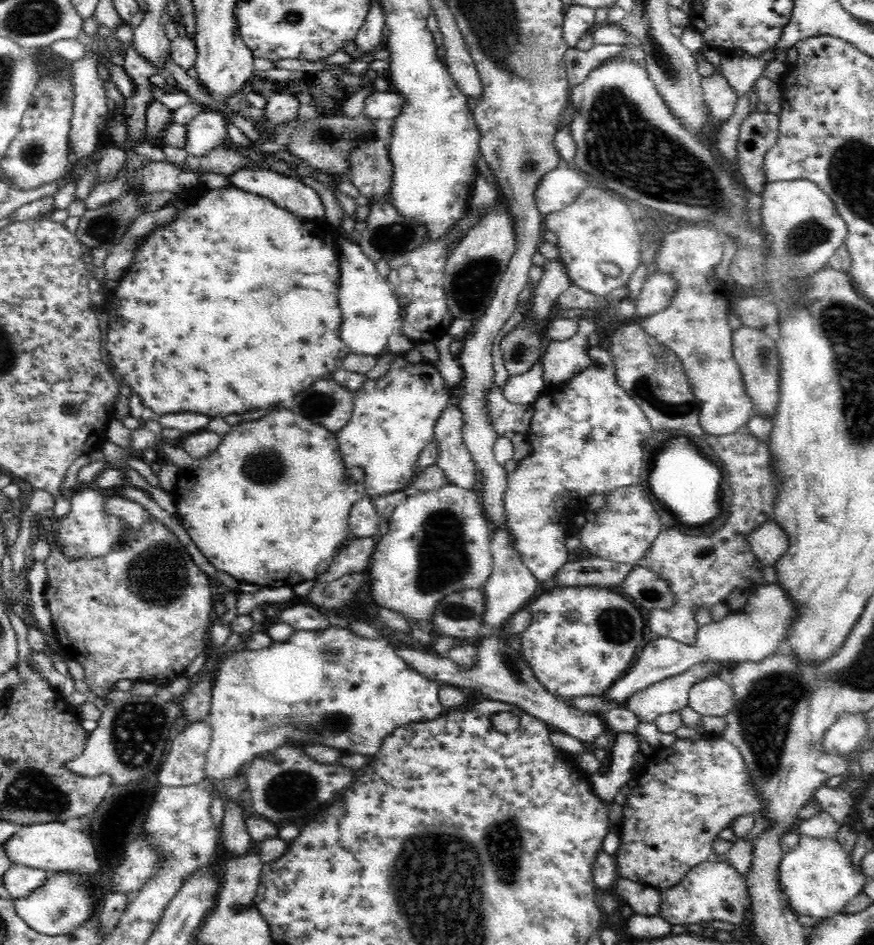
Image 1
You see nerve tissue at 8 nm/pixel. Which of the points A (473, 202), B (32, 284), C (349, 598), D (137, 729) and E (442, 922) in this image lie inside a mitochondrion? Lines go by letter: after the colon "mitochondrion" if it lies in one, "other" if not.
A: other
B: other
C: mitochondrion
D: mitochondrion
E: mitochondrion

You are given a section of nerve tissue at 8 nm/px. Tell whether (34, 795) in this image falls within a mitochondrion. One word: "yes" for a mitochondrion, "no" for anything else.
yes

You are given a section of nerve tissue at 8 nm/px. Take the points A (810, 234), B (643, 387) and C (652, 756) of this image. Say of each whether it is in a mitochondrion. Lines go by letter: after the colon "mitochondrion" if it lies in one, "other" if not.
A: mitochondrion
B: mitochondrion
C: other

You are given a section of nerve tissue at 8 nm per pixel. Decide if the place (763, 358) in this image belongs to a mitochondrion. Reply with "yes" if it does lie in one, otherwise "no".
yes

